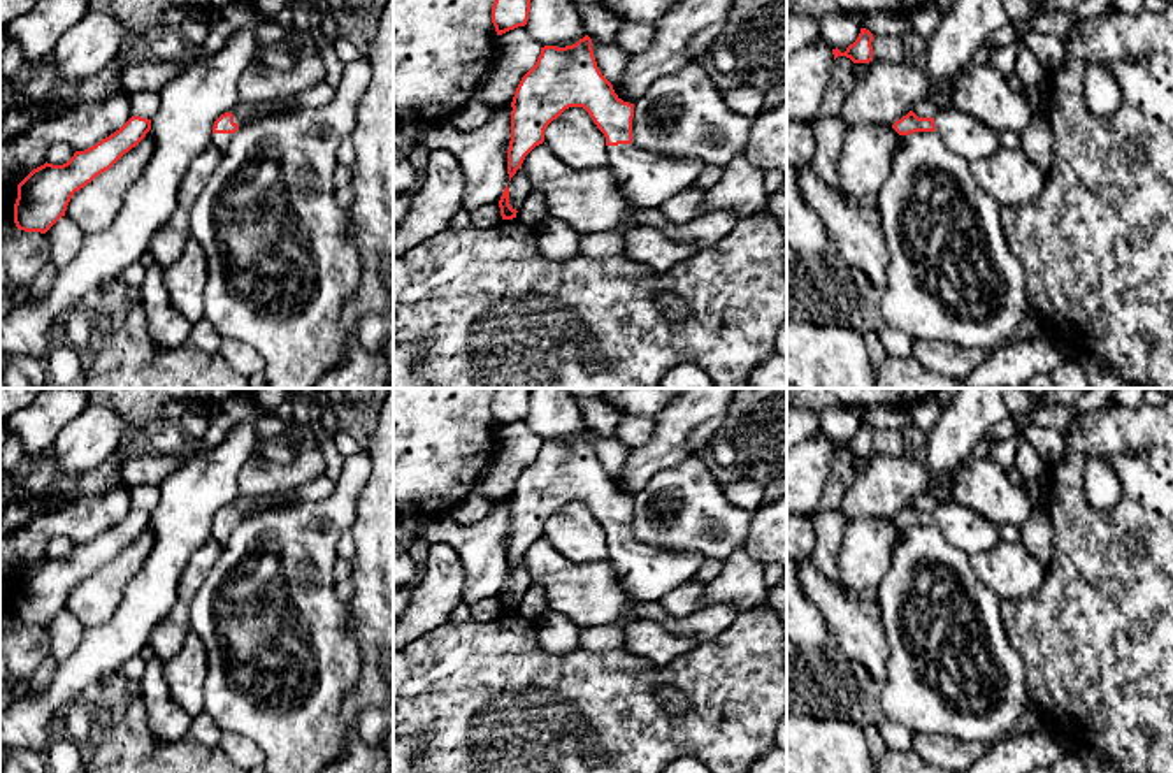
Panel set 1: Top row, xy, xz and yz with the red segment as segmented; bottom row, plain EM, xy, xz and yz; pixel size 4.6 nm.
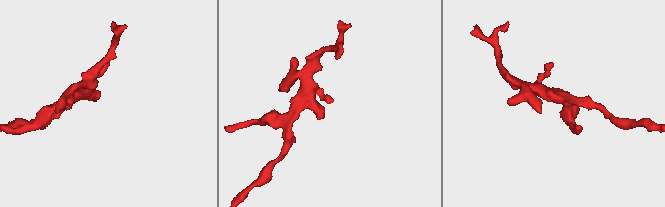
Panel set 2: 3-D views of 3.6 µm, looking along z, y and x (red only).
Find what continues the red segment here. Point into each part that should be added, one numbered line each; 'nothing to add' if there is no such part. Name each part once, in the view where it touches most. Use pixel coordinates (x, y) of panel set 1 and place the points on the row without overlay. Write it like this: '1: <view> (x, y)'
1: xy (222, 534)

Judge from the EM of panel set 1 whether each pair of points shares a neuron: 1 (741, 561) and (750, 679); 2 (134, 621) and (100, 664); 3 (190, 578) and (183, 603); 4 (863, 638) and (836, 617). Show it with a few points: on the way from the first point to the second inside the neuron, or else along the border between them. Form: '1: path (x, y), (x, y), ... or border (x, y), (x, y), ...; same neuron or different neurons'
1: border (766, 603), (747, 610); different neurons
2: path (127, 631), (104, 654); same neuron
3: path (190, 584), (185, 598); same neuron
4: path (856, 631), (843, 619); same neuron

